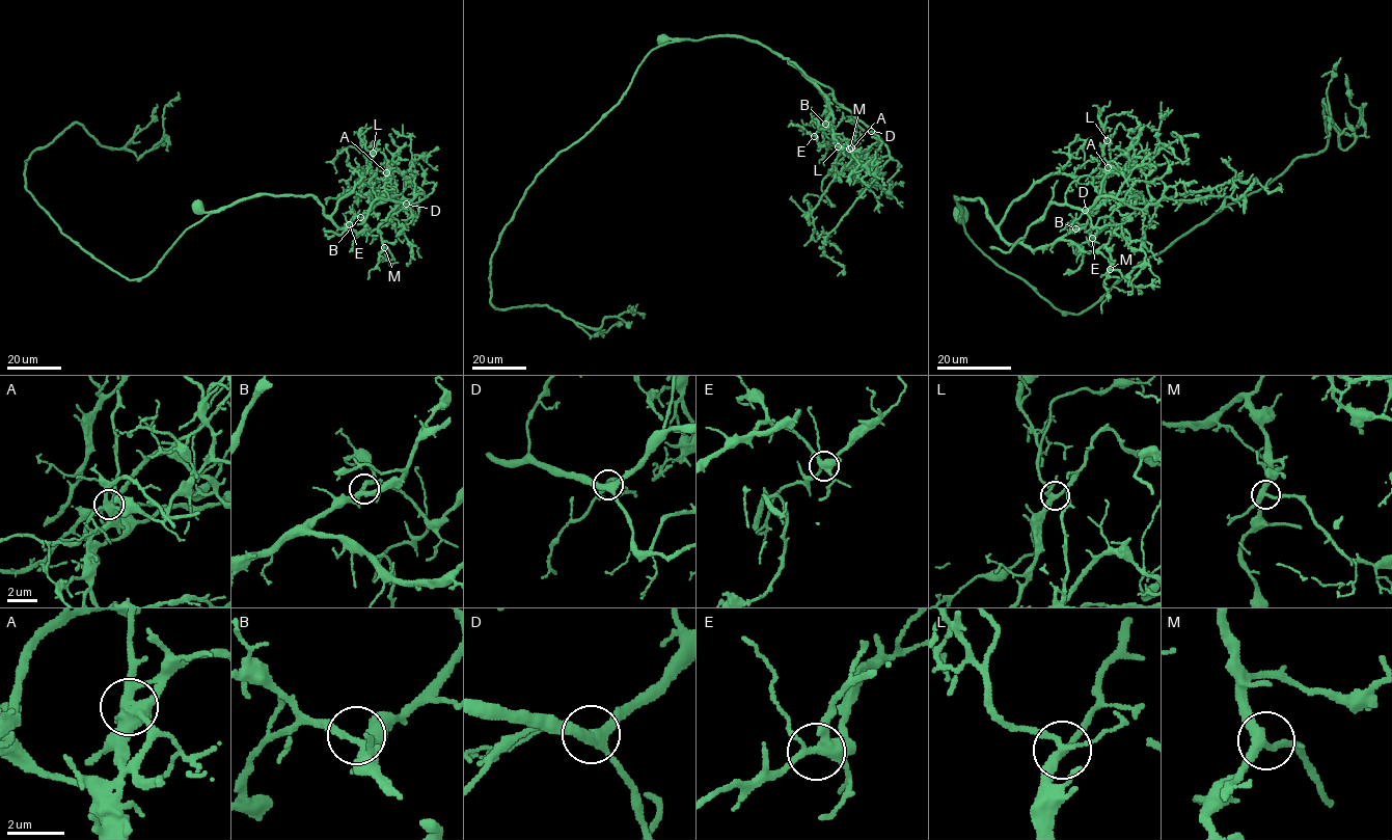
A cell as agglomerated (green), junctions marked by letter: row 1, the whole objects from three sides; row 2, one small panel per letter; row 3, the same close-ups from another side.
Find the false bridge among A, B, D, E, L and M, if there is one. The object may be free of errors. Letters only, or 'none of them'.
A

